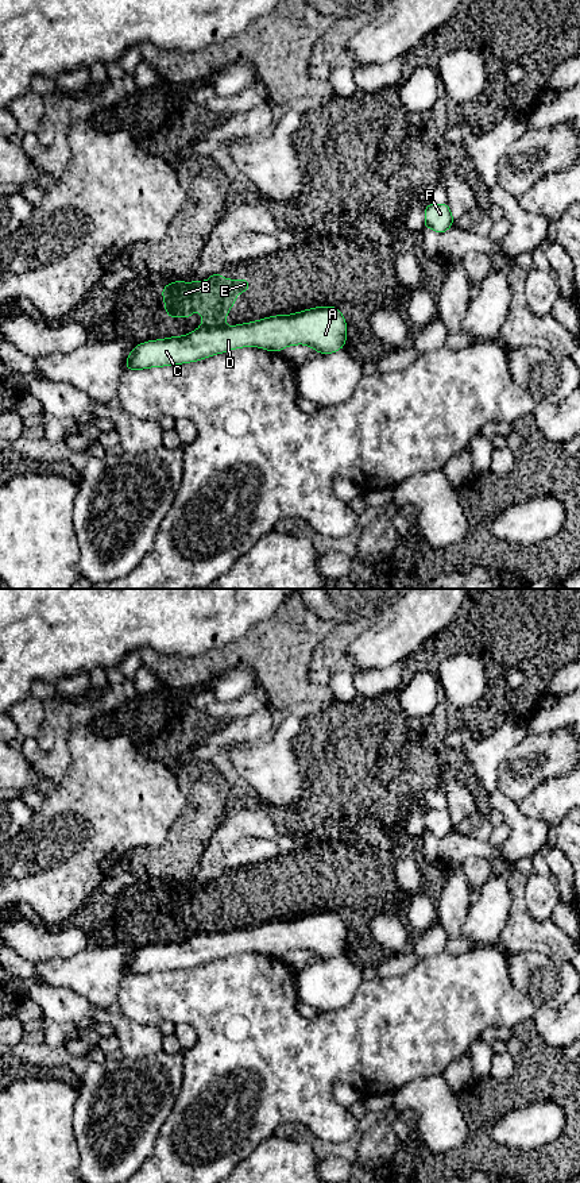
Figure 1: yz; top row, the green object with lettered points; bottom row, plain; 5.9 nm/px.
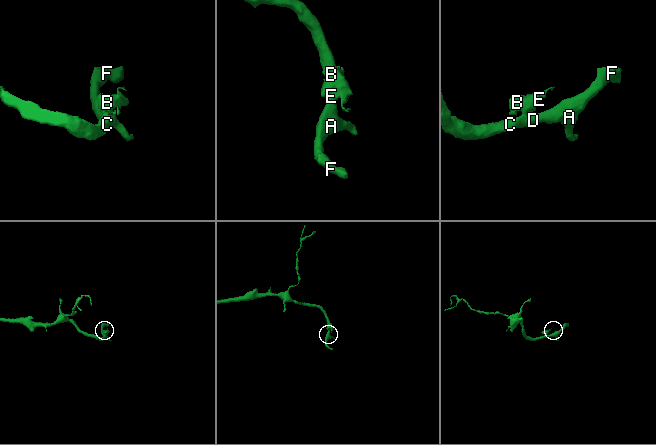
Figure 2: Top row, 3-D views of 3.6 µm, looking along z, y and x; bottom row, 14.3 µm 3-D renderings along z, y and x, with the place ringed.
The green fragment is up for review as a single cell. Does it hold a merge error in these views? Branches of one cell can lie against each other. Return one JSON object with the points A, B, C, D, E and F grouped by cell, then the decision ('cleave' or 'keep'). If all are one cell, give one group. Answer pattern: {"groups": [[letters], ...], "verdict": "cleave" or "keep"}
{"groups": [["A", "C", "D", "F"], ["B", "E"]], "verdict": "cleave"}

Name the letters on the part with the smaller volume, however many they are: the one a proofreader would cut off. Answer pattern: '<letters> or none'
B, E

